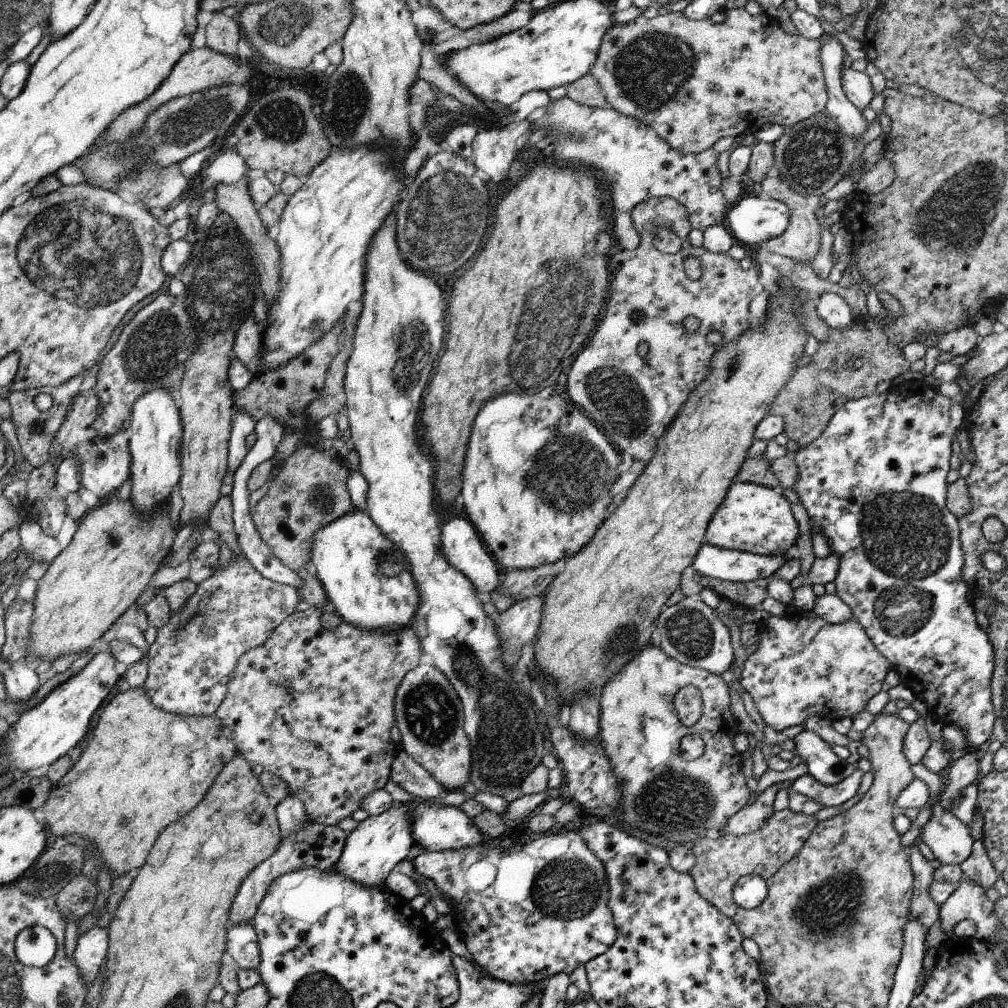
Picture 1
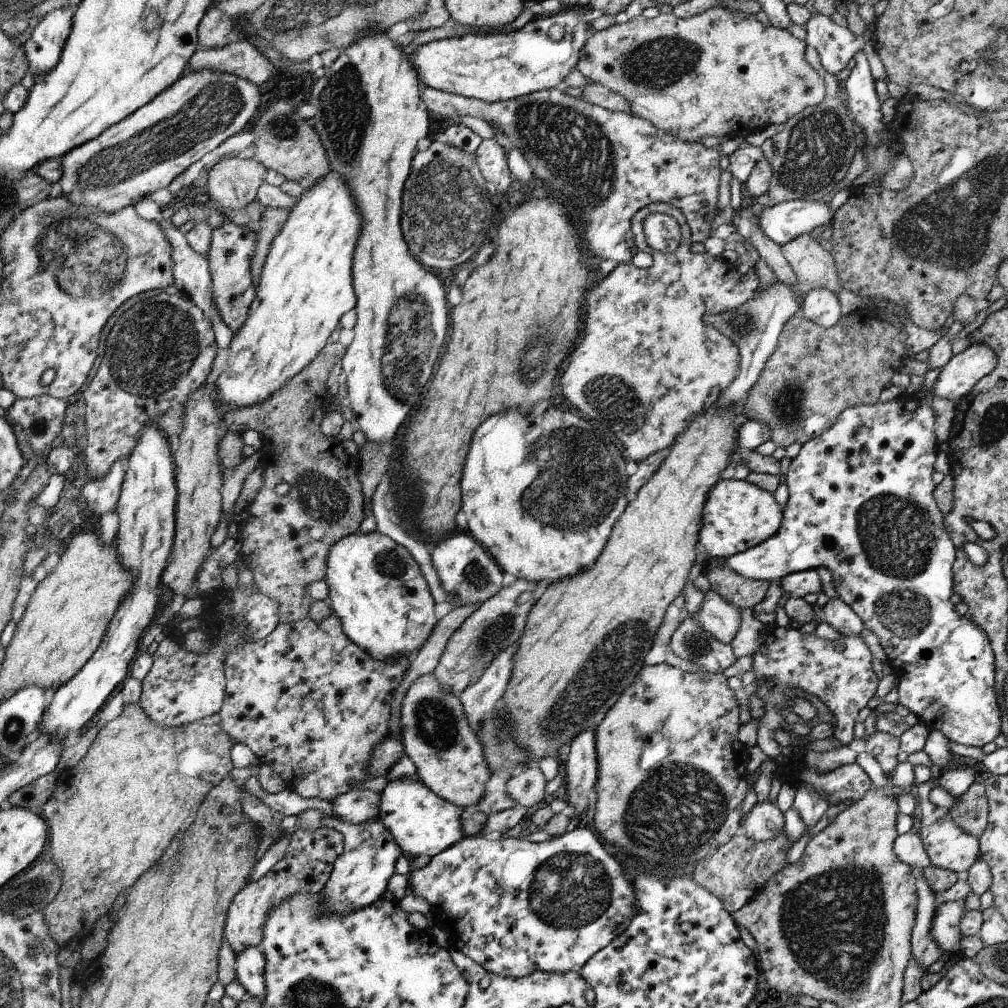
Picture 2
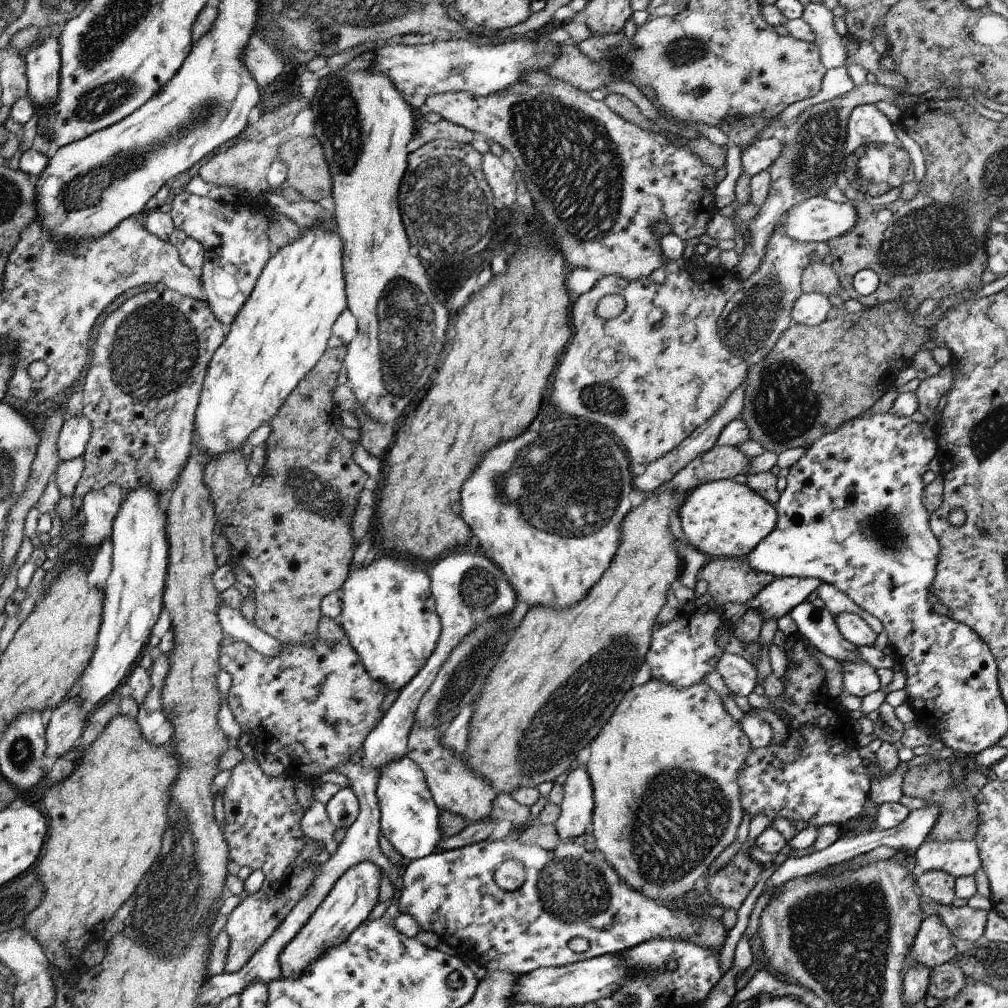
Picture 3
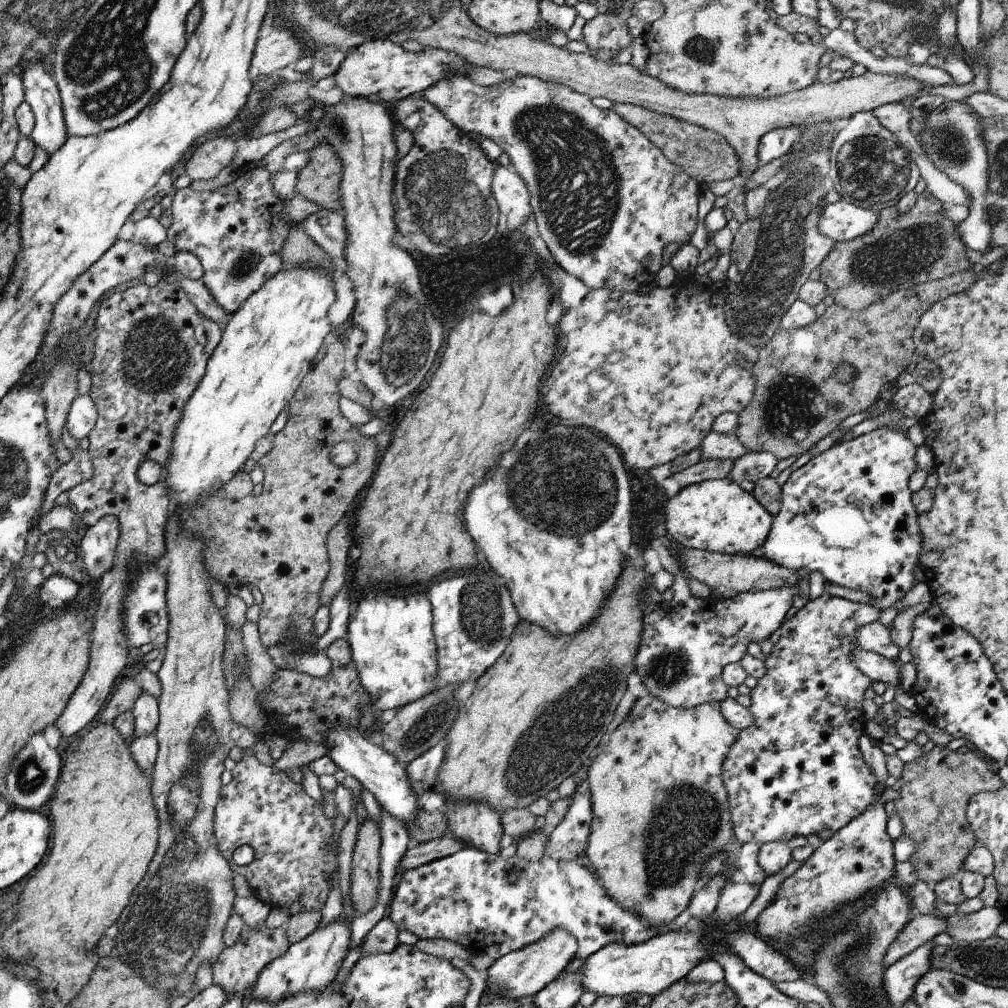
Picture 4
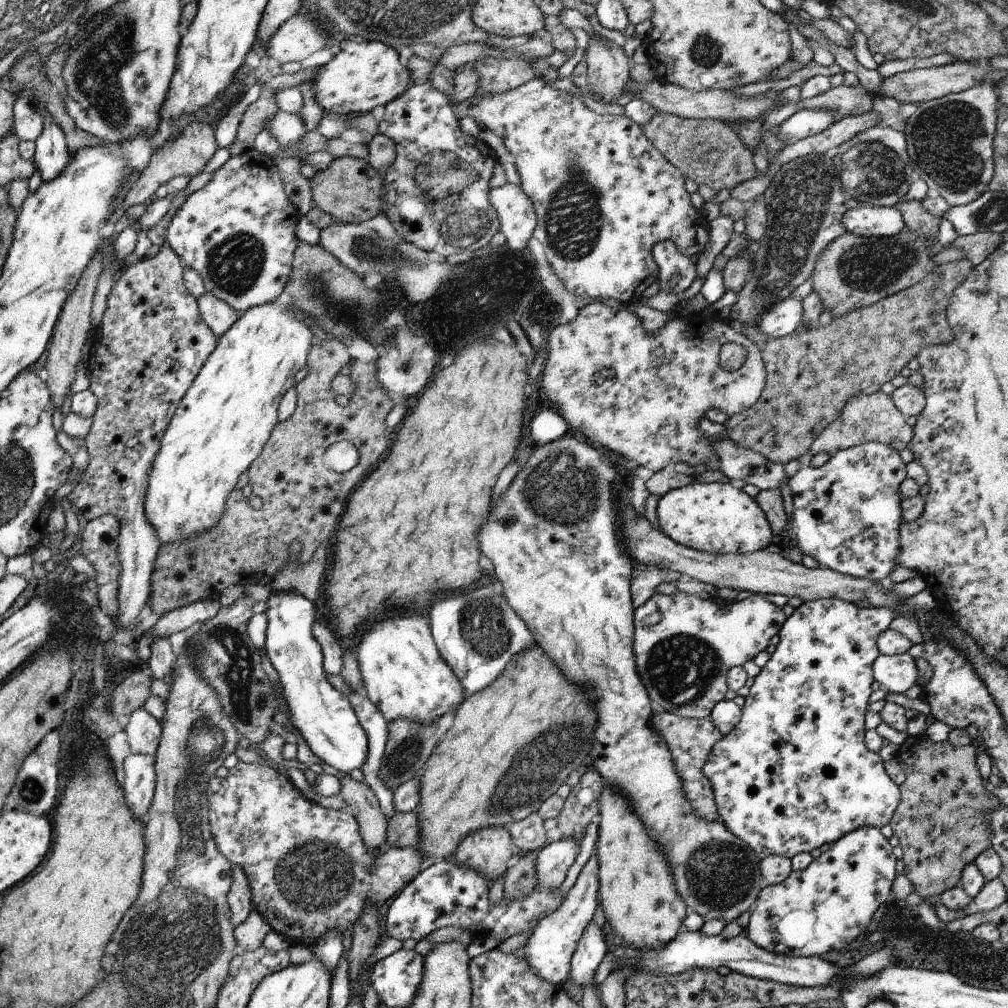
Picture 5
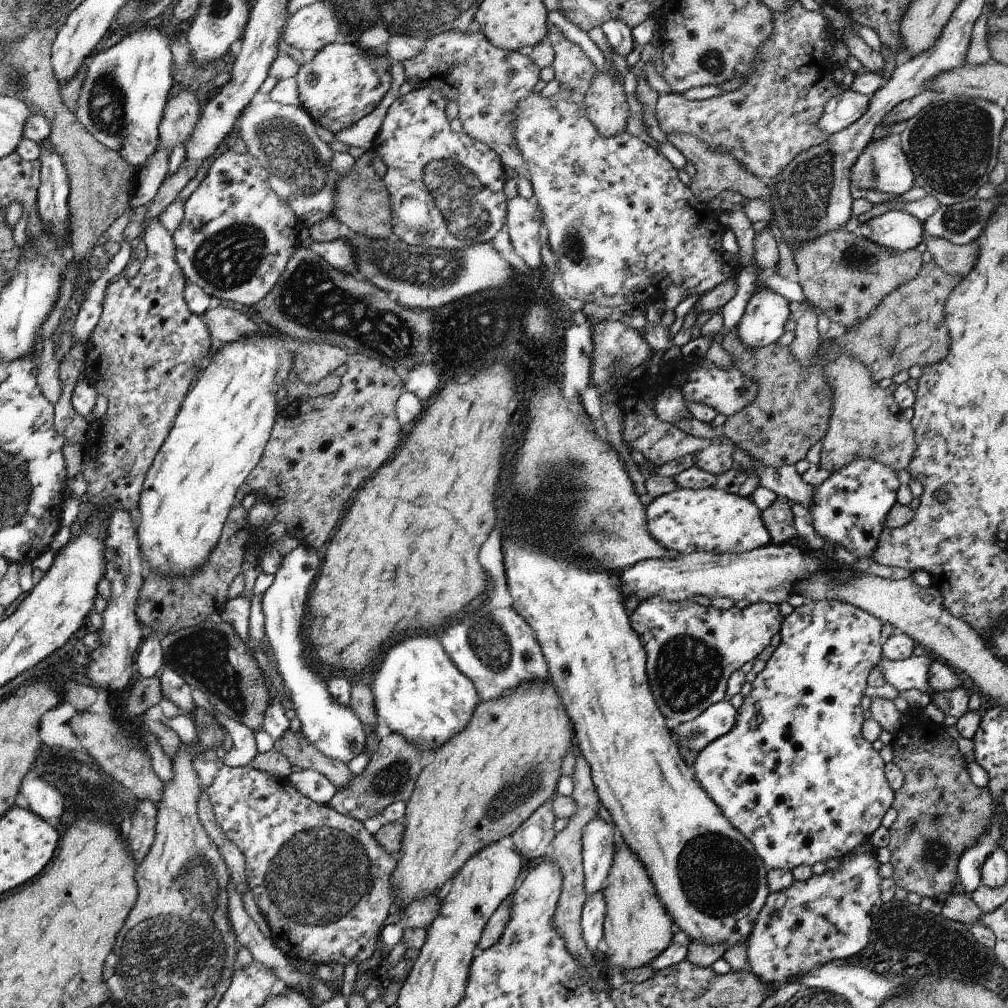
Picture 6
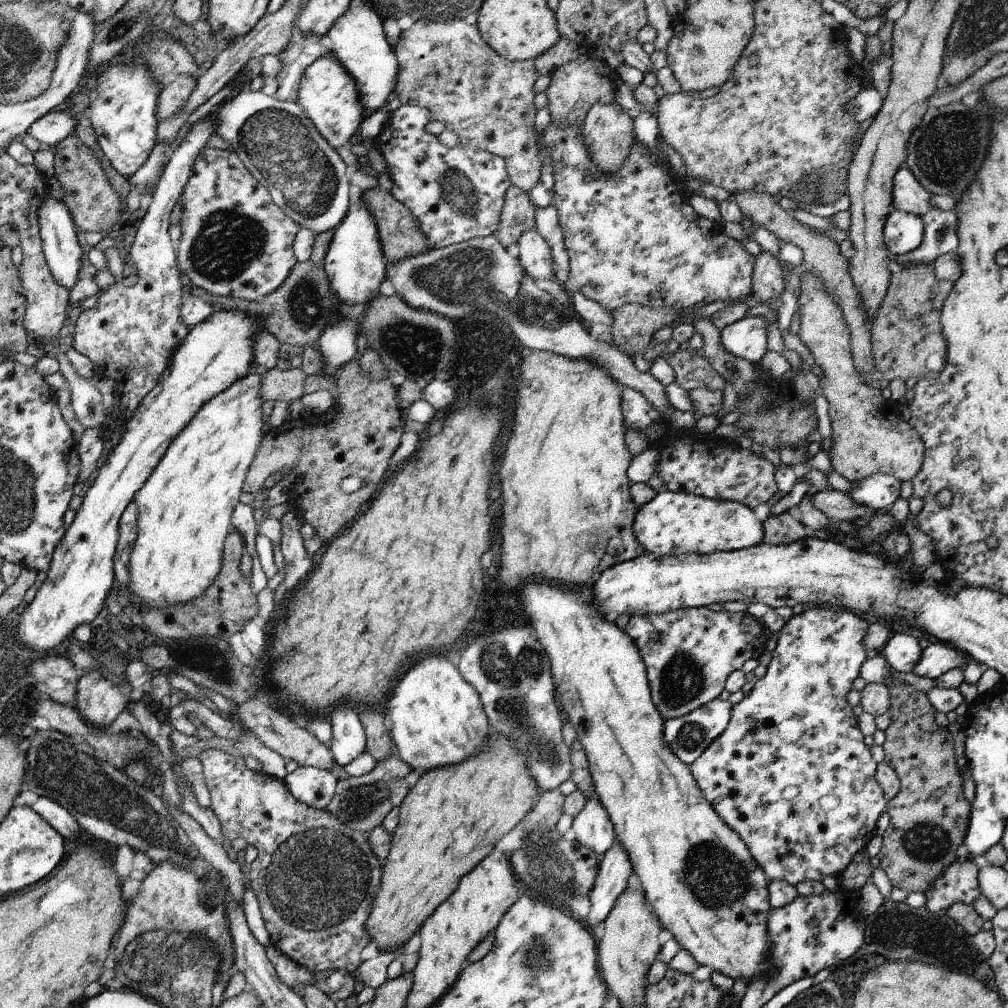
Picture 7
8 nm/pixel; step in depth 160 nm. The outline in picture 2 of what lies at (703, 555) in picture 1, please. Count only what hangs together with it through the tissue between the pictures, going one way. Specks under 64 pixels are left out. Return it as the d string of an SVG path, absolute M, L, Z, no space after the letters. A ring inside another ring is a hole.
M911 394L900 397L899 400L885 404L858 405L843 410L836 422L822 434L811 438L801 446L801 450L786 472L789 498L782 505L784 513L781 527L777 533L764 542L735 554L726 559L726 565L735 573L752 580L773 581L783 579L792 573L814 570L824 567L830 571L833 582L836 584L838 596L863 620L866 635L870 632L876 634L886 653L892 672L897 675L899 704L908 707L916 714L923 725L930 731L939 730L952 742L982 749L984 744L992 742L1001 733L1000 709L998 706L995 685L995 654L992 650L987 634L974 624L968 616L960 615L954 610L950 602L953 592L952 565L955 559L956 547L950 540L943 523L943 512L938 508L933 497L935 484L933 481L934 462L939 454L939 443L934 434L934 412L931 406L926 406L922 399Z

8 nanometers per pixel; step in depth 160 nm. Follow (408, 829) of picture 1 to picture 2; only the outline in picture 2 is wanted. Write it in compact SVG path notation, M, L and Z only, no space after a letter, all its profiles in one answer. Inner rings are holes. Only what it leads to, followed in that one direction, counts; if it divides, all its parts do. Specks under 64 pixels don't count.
M321 814L321 824L324 827L328 827L337 830L342 833L343 836L343 851L342 854L336 859L333 864L333 872L329 876L329 881L324 885L324 888L318 894L318 898L321 898L321 910L322 911L336 911L338 915L350 914L353 910L373 905L380 897L385 893L388 881L390 877L396 876L394 870L396 870L396 860L399 856L402 856L401 847L397 845L397 842L390 831L380 820L376 819L374 822L360 823L354 825L352 823L343 823L336 817Z

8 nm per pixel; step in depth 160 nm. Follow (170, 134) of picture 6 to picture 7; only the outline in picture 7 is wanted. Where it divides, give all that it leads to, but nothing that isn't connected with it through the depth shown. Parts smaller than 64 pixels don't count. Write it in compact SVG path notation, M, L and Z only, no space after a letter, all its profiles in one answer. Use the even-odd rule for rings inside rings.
M178 75L174 81L166 84L160 92L158 114L163 119L177 115L177 112L186 104L196 85L197 80L190 75Z

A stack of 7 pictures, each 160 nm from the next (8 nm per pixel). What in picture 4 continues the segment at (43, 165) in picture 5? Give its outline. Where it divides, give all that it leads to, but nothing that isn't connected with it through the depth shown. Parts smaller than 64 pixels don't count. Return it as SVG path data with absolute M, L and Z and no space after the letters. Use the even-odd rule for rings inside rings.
M37 60L21 68L23 87L25 88L25 101L31 106L35 116L35 127L30 138L40 146L49 158L61 146L65 145L69 134L63 115L63 106L57 82L53 79L52 67L45 66L46 60Z

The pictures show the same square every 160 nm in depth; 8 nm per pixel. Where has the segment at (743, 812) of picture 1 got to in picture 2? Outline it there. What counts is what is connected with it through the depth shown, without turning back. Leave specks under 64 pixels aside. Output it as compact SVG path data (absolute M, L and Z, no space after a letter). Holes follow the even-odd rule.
M769 800L756 803L744 820L745 835L754 842L765 843L785 832L784 821L780 809Z

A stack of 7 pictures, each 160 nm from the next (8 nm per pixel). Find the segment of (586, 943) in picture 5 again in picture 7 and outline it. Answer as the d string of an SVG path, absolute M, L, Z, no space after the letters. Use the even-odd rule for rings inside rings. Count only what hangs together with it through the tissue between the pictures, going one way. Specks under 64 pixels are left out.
M616 841L603 854L599 875L589 894L590 913L582 922L590 932L610 914L616 899L627 889L628 878L634 872L629 854Z

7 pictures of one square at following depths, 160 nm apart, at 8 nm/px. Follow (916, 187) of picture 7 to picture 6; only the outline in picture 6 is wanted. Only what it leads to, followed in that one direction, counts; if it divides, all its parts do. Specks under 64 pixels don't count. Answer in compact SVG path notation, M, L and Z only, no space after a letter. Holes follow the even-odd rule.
M889 135L873 140L852 167L852 185L860 190L878 190L886 192L886 194L897 194L898 196L916 186L914 170L902 150L899 139Z

